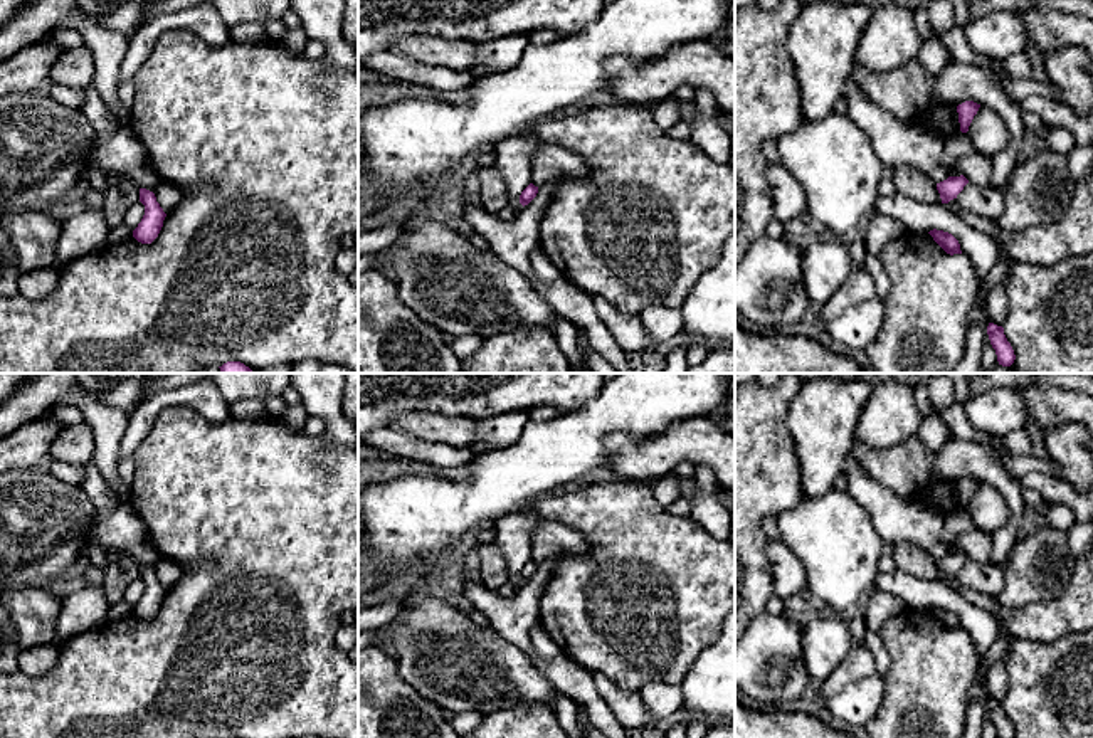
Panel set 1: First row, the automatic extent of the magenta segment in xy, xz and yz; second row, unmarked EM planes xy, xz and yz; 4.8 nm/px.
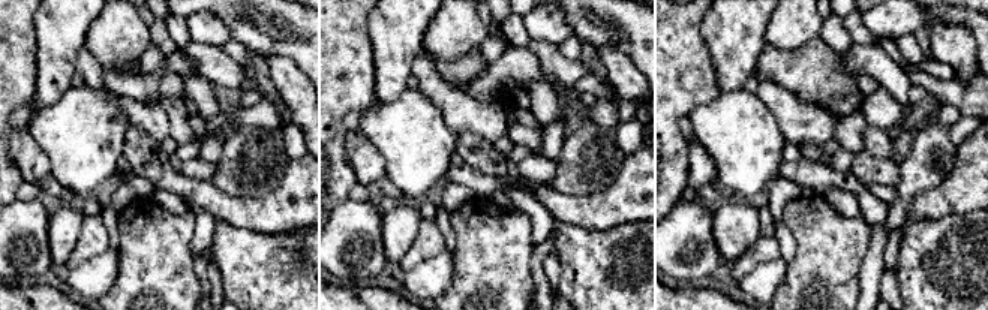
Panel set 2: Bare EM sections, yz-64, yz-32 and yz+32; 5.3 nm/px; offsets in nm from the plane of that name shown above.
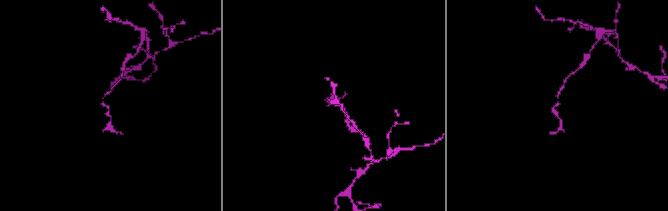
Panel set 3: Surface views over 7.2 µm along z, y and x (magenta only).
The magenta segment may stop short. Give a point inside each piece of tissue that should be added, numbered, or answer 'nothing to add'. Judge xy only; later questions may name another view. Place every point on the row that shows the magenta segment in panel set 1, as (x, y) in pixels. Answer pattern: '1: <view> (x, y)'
nothing to add

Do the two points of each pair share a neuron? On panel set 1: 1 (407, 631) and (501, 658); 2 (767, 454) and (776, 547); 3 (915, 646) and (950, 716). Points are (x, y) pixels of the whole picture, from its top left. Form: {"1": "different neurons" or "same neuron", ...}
{"1": "same neuron", "2": "different neurons", "3": "same neuron"}

